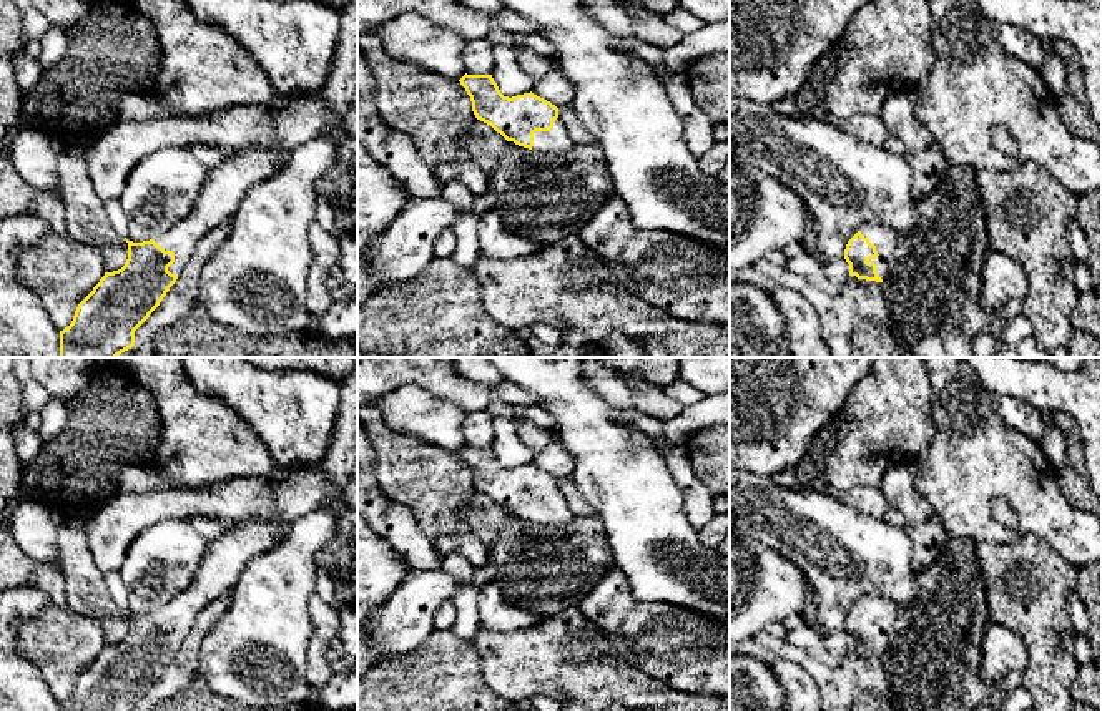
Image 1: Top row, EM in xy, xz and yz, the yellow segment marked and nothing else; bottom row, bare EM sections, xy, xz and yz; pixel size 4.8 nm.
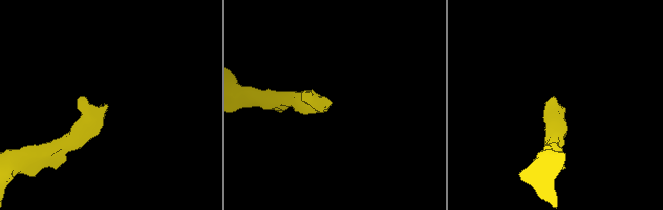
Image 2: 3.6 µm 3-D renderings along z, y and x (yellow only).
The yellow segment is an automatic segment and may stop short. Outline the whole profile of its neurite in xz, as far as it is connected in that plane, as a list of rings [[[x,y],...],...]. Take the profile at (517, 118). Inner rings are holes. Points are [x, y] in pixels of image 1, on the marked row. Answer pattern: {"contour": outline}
{"contour": [[[464,75],[460,85],[477,120],[490,125],[507,141],[535,151],[568,151],[575,146],[558,118],[558,108],[530,93],[504,96],[492,75]]]}

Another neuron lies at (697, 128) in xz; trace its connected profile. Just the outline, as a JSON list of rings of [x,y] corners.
[[[673,73],[665,85],[668,98],[683,121],[683,136],[691,154],[698,159],[711,146],[711,121],[693,100],[685,73]]]

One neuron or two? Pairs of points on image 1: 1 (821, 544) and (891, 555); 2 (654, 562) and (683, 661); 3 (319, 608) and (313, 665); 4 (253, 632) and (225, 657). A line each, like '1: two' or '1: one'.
1: one
2: two
3: one
4: one

